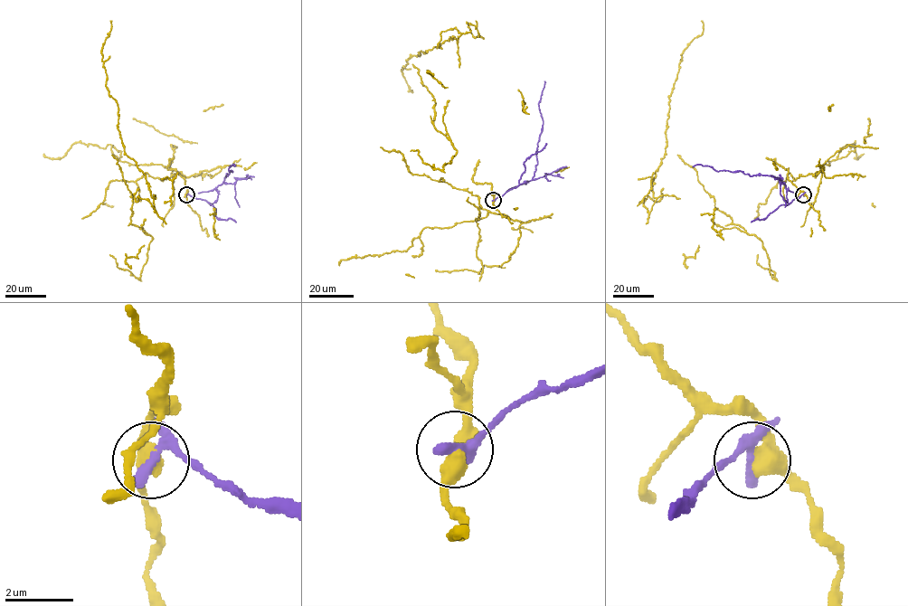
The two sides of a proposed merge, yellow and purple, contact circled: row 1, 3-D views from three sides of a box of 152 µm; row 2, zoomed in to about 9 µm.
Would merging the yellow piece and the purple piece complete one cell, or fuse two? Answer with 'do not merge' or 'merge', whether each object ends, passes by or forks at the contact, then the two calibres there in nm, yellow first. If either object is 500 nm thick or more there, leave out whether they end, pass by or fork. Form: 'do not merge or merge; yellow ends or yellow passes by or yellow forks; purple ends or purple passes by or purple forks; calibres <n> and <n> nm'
do not merge; yellow passes by; purple passes by; calibres 400 and 300 nm

